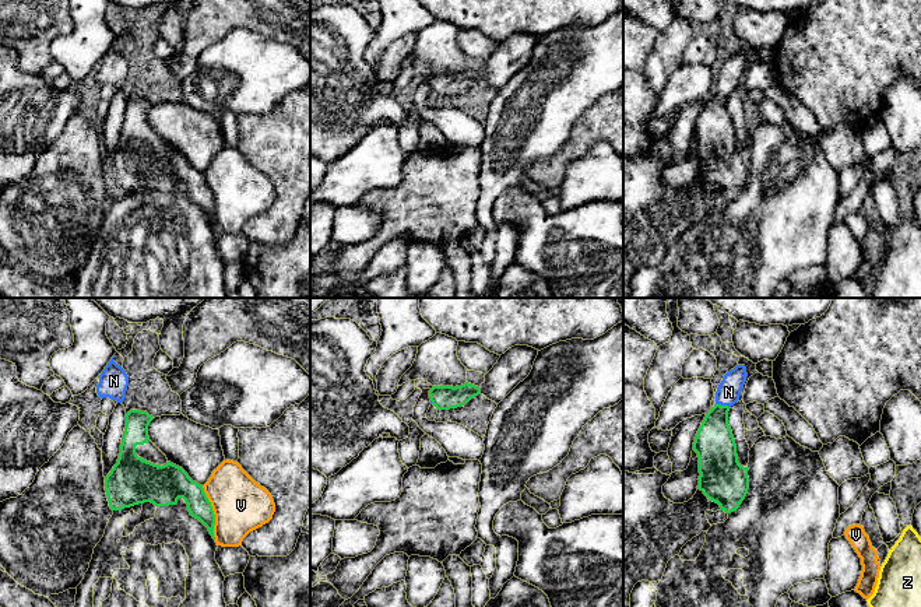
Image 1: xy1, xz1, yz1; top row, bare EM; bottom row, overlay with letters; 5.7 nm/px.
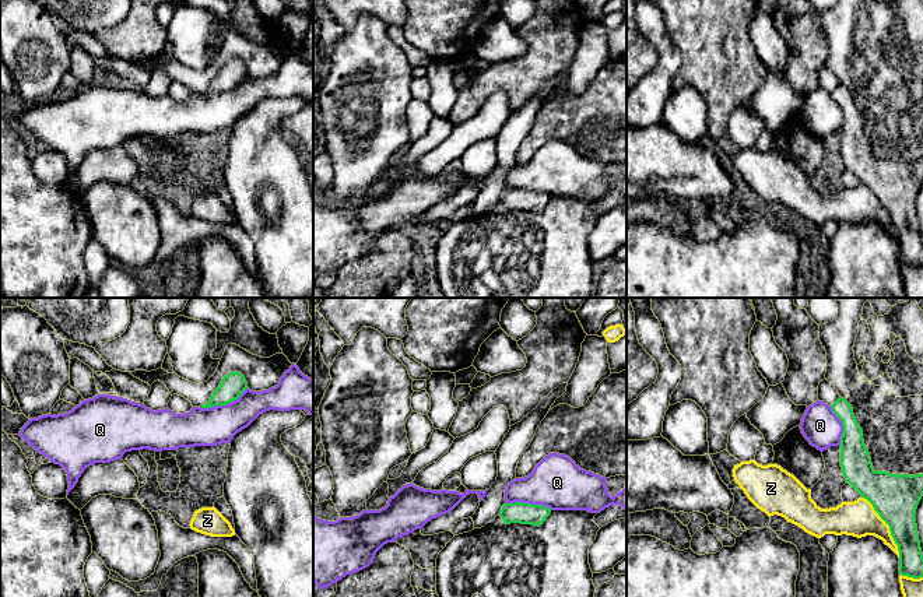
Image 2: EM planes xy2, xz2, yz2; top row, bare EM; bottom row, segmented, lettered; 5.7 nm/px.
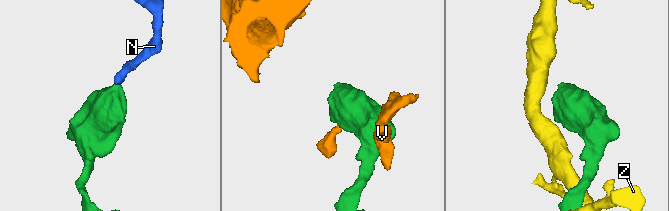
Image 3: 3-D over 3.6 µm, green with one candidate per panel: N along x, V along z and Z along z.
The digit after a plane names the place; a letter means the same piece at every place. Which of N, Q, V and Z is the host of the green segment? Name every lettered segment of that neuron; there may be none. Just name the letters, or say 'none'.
N

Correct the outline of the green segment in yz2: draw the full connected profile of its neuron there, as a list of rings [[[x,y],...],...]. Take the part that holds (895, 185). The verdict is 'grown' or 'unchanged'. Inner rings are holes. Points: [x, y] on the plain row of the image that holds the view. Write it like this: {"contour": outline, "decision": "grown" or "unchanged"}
{"contour": [[[839,84],[831,95],[843,112],[839,133],[845,168],[867,186],[889,213],[899,238],[899,261],[923,264],[923,240],[915,204],[923,183],[923,161],[896,162],[875,158],[852,92]]], "decision": "unchanged"}

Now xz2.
{"contour": [[[523,189],[505,190],[499,199],[503,210],[520,210],[540,213],[550,203],[551,196],[543,192],[531,192]]], "decision": "unchanged"}

